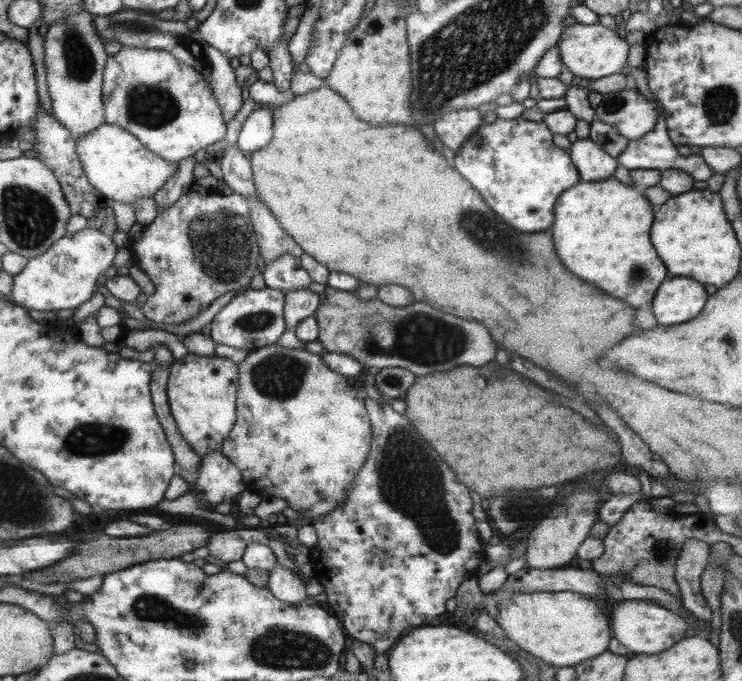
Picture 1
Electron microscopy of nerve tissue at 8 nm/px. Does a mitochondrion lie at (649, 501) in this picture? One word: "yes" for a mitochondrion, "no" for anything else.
no

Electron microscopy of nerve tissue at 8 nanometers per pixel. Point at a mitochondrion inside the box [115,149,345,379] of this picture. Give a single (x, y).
(219, 246)

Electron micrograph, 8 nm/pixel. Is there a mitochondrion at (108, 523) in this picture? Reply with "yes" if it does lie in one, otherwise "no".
no

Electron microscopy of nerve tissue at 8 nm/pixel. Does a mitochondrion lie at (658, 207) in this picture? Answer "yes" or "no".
no

